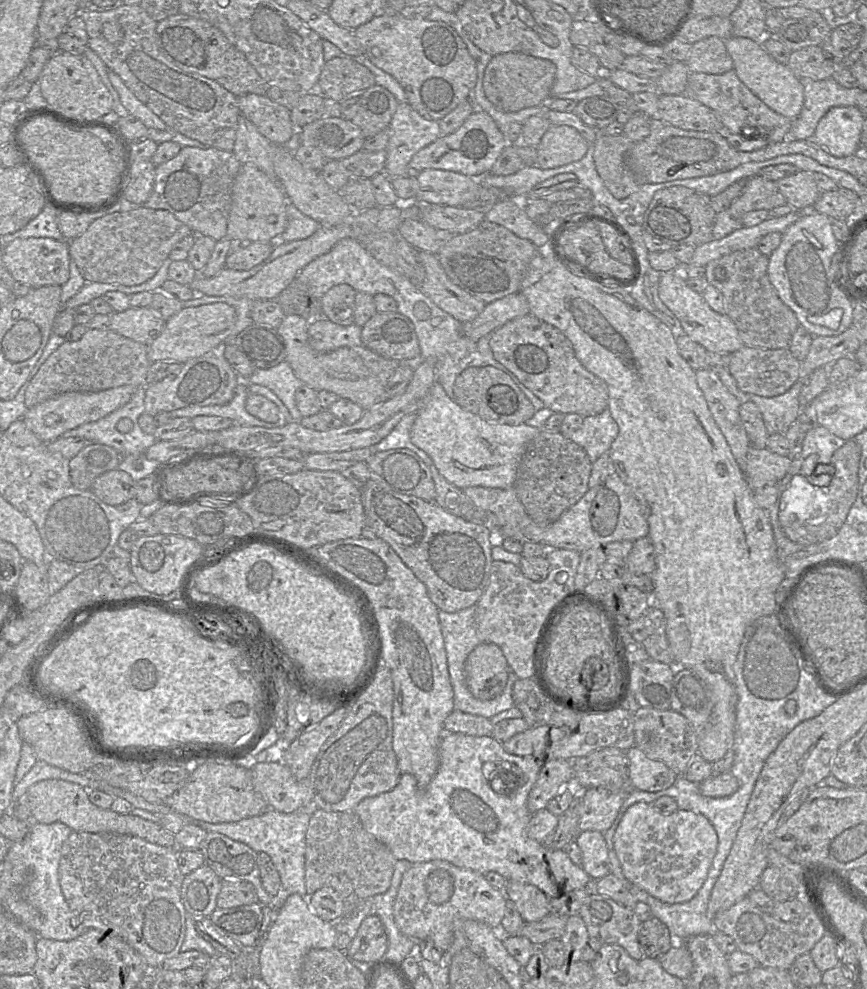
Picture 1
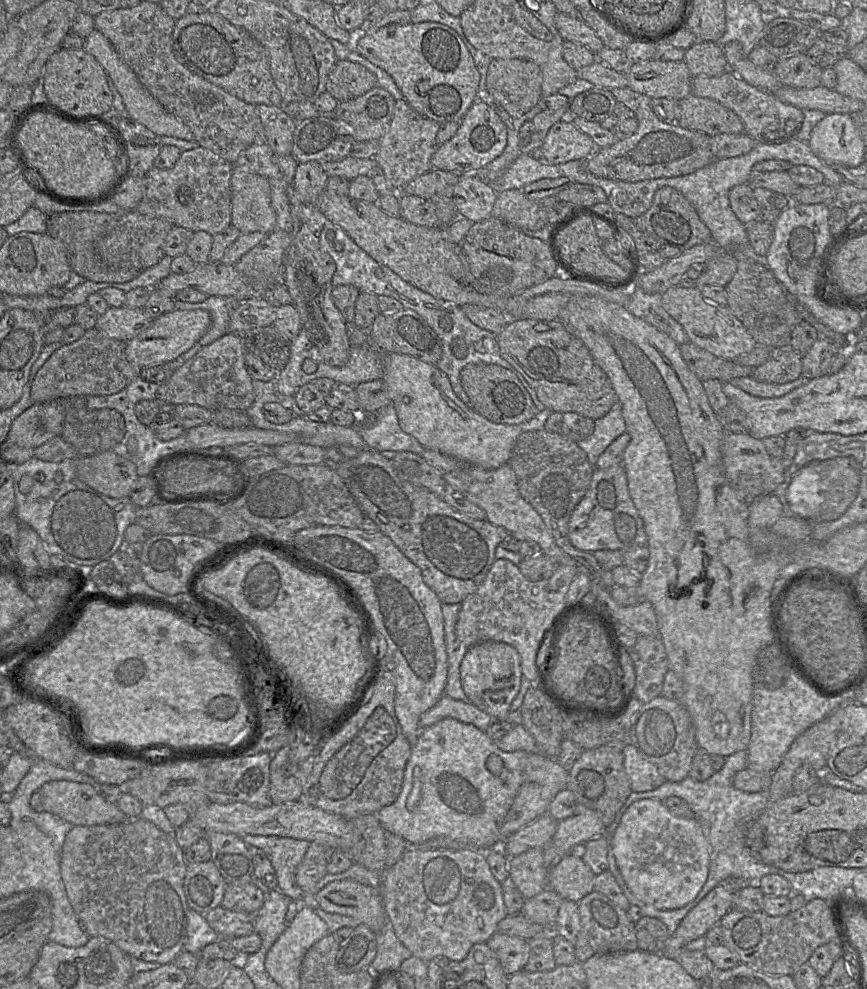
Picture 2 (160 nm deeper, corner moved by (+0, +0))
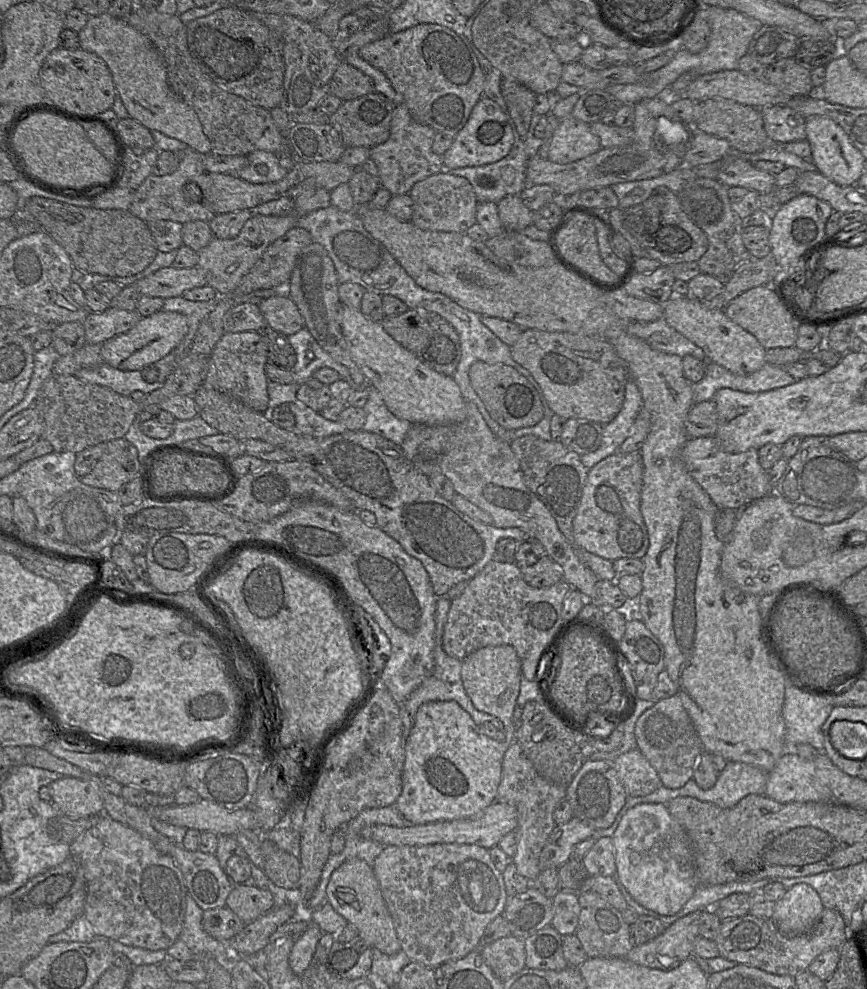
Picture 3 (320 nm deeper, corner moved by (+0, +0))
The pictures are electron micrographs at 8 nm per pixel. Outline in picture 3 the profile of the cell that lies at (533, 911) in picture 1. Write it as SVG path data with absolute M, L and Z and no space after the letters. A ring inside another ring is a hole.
M518 741L506 750L501 780L497 789L496 801L513 806L517 812L517 847L511 858L520 875L533 882L540 874L540 854L556 823L553 812L557 804L566 797L566 788L555 785L543 778L524 754Z

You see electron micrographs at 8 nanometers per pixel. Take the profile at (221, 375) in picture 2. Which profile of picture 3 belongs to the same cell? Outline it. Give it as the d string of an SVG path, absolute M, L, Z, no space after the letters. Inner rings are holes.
M226 332L207 357L205 377L202 386L229 394L251 409L268 412L268 379L265 365L268 362L267 346L261 332Z

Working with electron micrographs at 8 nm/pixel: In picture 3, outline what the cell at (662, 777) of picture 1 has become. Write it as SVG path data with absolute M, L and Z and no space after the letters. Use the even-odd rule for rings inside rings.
M632 749L617 758L604 753L609 752L594 751L588 759L613 761L627 796L645 796L662 785L657 771L638 749Z

